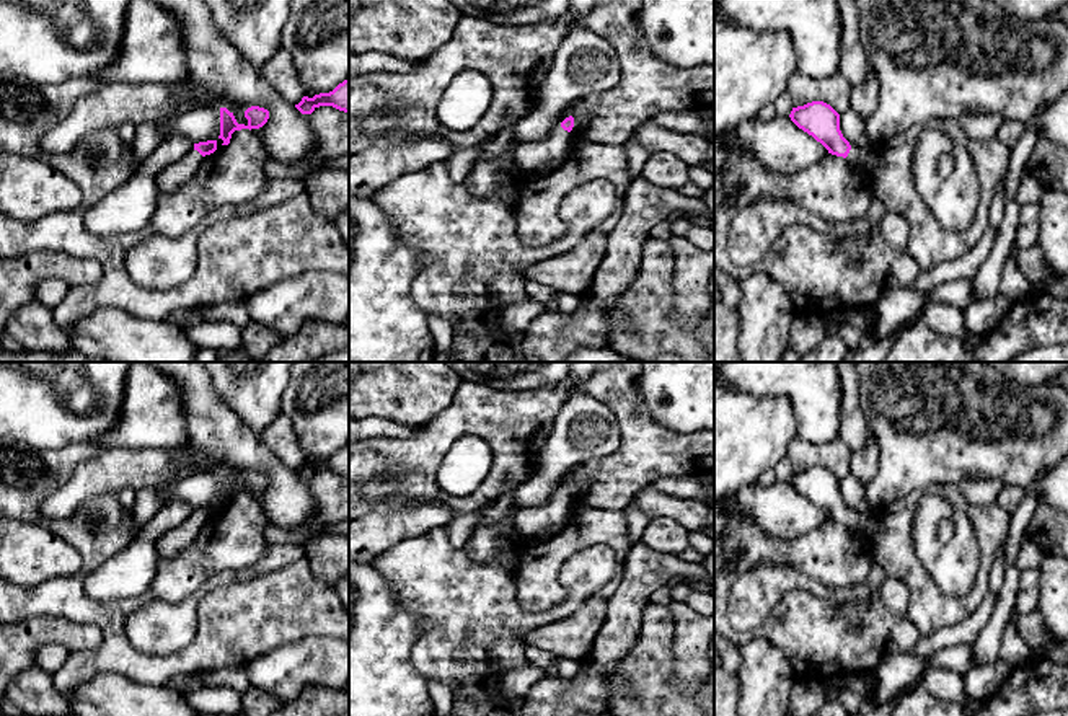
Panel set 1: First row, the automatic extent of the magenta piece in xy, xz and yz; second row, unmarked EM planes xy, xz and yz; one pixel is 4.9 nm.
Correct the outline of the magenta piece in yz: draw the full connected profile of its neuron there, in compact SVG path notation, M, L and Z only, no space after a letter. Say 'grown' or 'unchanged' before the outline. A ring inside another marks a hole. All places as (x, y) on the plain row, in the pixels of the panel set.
grown | M812 466L792 473L791 486L820 507L828 519L843 522L850 533L869 550L880 525L874 512L856 514L843 502L840 496L840 480L823 466Z

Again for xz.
grown | M569 481L551 494L545 509L522 506L515 510L512 522L527 545L545 543L563 532L571 519L571 509L576 502L571 497L572 493L574 483Z

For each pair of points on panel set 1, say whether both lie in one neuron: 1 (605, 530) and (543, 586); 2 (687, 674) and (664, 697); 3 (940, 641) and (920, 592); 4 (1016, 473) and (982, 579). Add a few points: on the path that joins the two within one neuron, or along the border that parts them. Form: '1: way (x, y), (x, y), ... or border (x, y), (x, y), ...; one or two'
1: way (586, 534), (578, 542), (569, 542), (545, 566); one
2: border (674, 646), (674, 684), (682, 692), (692, 693); two
3: border (970, 615), (920, 636); two
4: border (1011, 512), (1008, 537), (1003, 542); two

